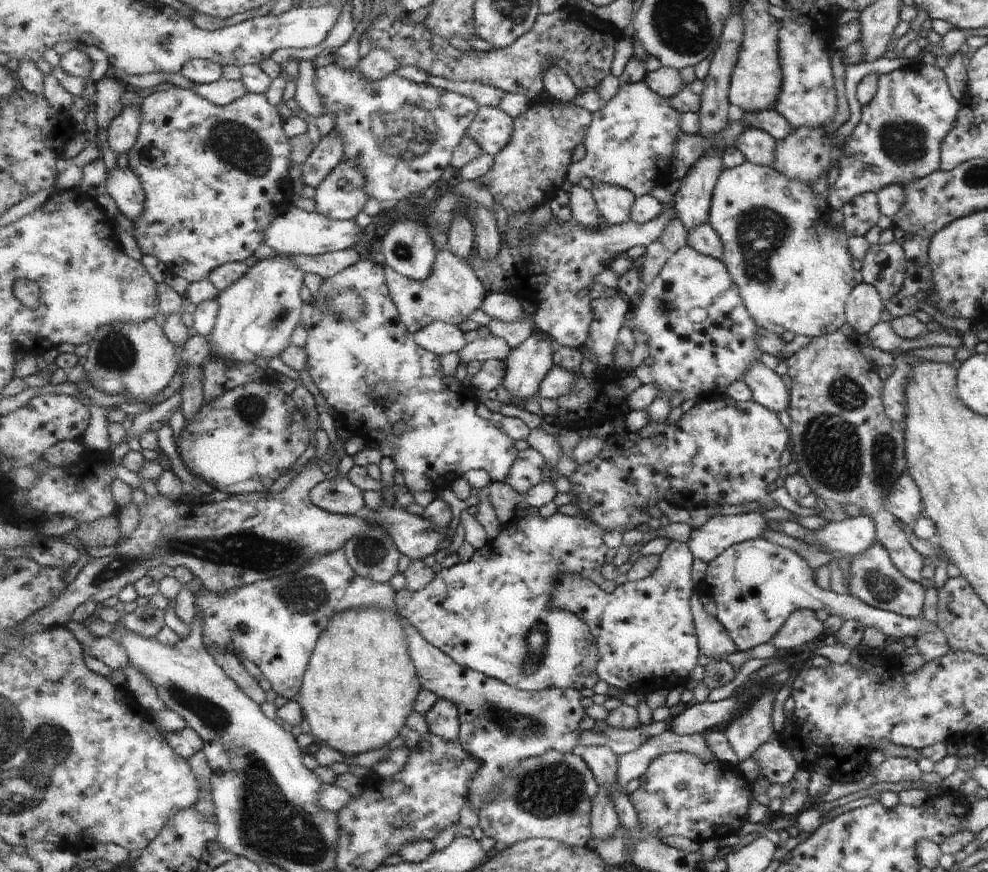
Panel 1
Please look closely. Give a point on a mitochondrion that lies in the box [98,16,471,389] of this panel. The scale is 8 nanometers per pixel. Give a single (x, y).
(404, 130)

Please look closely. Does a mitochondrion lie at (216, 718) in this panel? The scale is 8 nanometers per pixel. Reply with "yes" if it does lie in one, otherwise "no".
yes

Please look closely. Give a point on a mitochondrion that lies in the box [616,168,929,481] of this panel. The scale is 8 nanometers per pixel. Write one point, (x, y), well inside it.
(761, 232)

